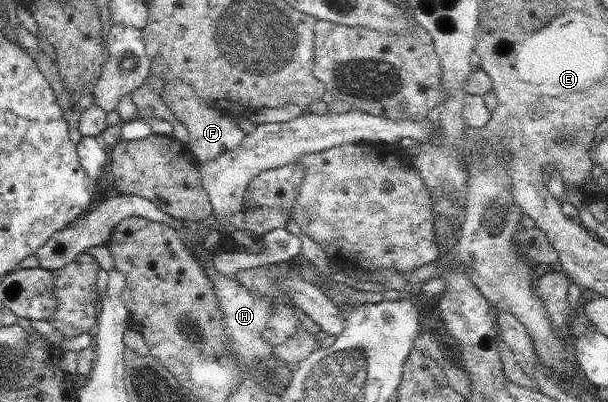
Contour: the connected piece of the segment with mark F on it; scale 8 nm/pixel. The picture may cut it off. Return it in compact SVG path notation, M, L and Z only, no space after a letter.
M153 57L150 73L155 78L161 79L163 90L165 90L162 95L164 104L187 128L191 138L187 147L193 152L197 163L218 158L221 154L233 151L241 145L241 141L245 139L245 133L234 123L233 117L224 115L217 108L212 108L205 101L202 101L193 87L190 87L187 83L182 83L182 79L177 78L169 70L168 64L164 63L163 57Z

